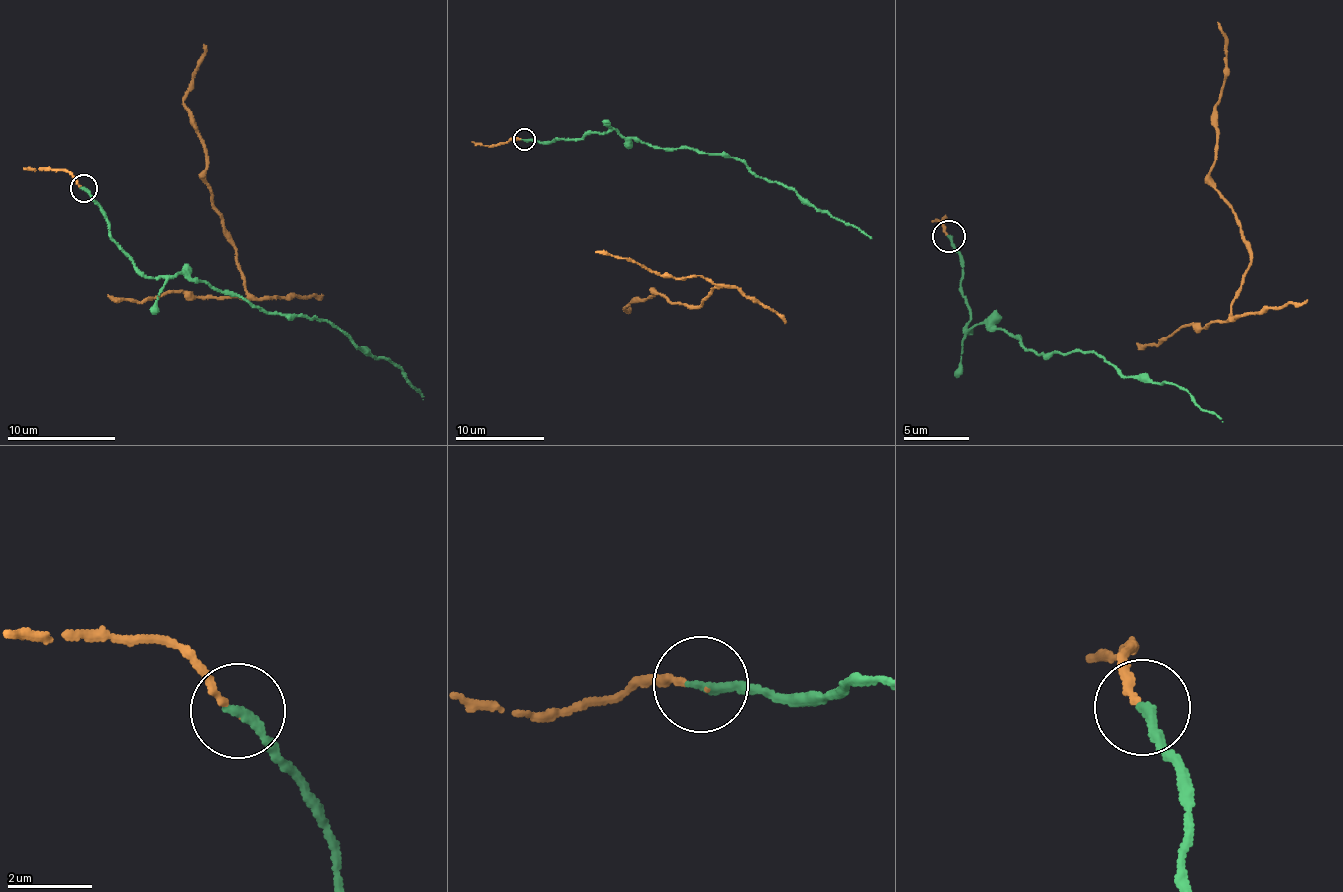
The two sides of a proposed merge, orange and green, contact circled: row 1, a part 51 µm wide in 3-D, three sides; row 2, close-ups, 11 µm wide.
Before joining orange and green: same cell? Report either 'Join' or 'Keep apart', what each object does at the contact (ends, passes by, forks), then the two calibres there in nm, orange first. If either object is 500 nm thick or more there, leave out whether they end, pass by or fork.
Join. At the ring orange ends. At the ring green ends. Thickness 100 nm (orange) against 240 nm

